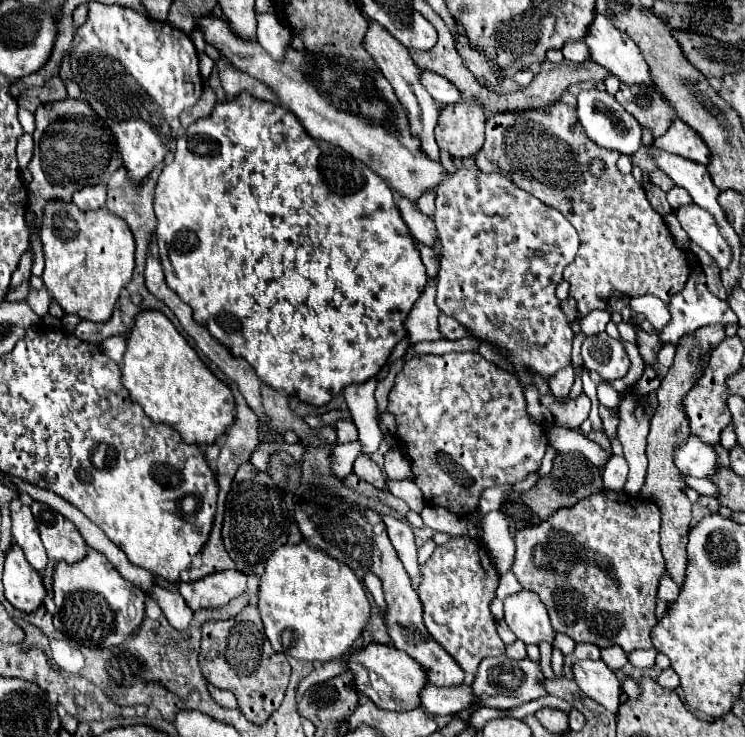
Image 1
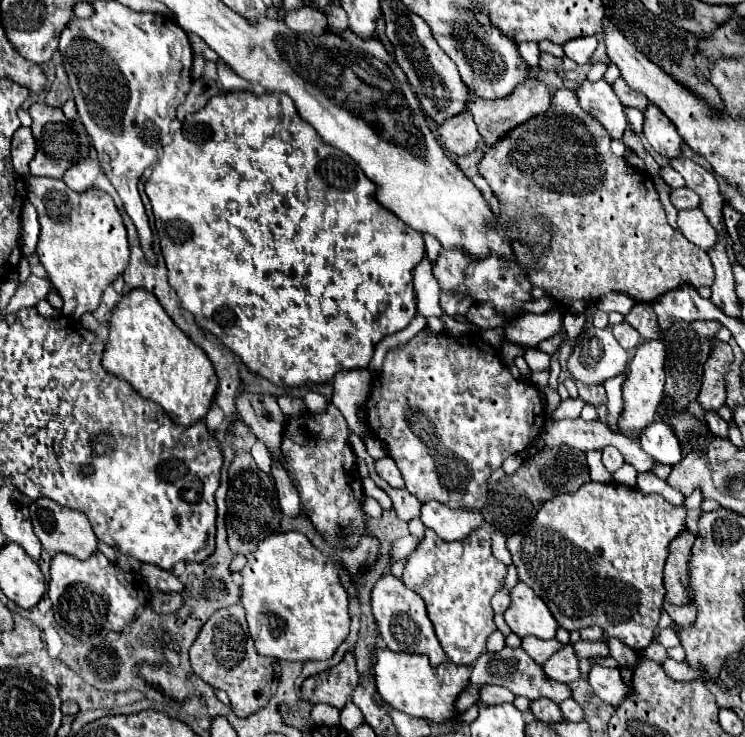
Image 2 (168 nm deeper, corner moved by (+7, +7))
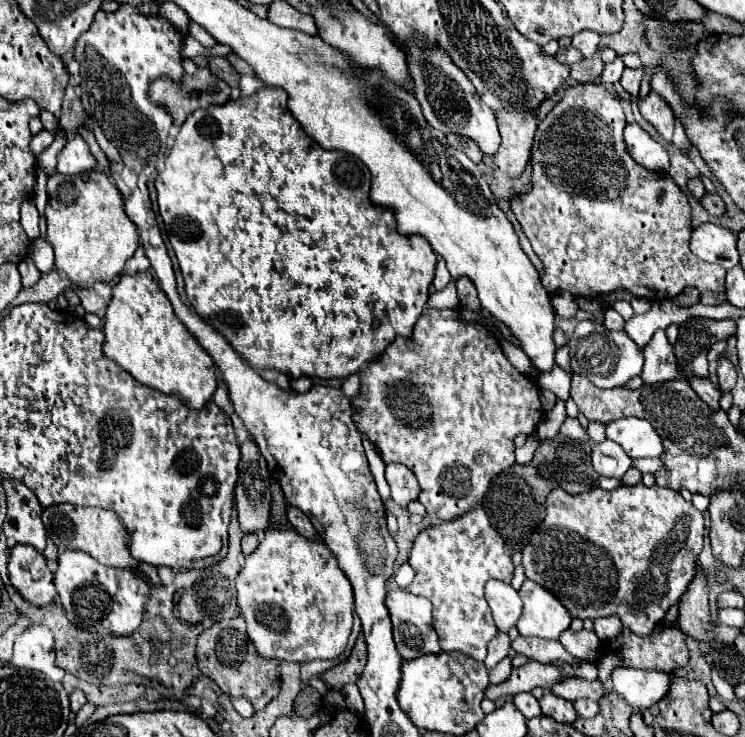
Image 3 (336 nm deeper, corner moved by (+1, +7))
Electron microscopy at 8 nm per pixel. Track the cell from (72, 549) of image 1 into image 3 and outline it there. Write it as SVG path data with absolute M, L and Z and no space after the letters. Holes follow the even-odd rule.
M54 504L44 508L42 522L46 524L48 538L58 548L82 550L104 566L126 568L136 564L136 560L128 552L128 536L126 536L128 532L114 512L108 512L102 508L76 508L72 504Z

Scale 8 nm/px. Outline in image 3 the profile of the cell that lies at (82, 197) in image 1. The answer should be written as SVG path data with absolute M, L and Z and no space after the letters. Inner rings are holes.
M80 136L68 140L58 156L58 172L68 176L82 176L92 172L94 168L96 168L96 158L88 150L88 144Z

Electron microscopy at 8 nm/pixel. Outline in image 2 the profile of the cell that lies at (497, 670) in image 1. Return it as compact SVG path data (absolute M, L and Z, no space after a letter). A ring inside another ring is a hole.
M504 648L500 652L484 652L476 662L474 662L474 672L472 672L472 684L496 684L504 686L516 696L526 696L528 700L536 698L550 698L554 702L562 702L572 696L570 684L560 684L548 676L544 676L544 670L522 650L522 648Z

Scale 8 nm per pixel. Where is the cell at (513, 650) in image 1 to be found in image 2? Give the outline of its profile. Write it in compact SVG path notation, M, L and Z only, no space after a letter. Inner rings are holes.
M492 632L490 636L488 636L488 642L486 642L486 650L488 652L500 652L504 648L504 636L502 636L502 632Z

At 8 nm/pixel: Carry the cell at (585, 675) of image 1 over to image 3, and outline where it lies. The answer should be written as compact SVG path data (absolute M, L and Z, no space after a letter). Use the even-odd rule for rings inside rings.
M614 668L612 690L620 694L634 710L646 710L654 706L670 688L670 674Z

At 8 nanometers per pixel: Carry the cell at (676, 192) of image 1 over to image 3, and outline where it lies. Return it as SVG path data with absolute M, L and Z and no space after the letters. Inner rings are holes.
M706 194L706 196L702 196L700 204L702 204L702 208L706 208L714 216L724 214L724 210L726 210L726 206L724 206L724 202L722 202L722 198L718 194Z

